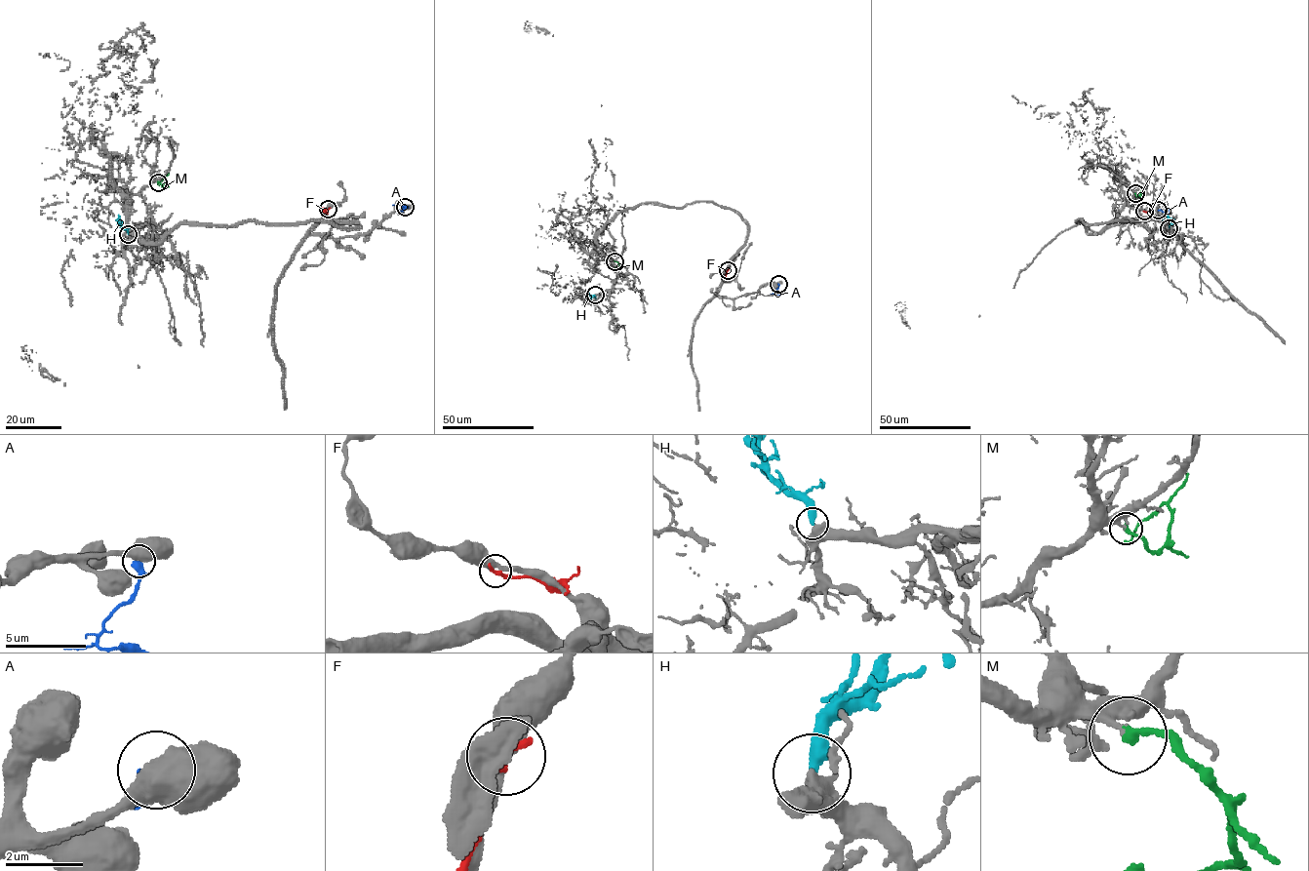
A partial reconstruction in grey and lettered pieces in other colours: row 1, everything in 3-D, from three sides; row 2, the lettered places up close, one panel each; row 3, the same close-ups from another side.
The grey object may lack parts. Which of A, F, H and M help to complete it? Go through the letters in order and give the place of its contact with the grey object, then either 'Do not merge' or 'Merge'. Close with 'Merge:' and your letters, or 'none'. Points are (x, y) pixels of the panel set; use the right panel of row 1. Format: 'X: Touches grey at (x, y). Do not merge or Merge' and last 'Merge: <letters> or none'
A: Touches grey at (1158, 210). Do not merge
F: Touches grey at (1144, 211). Do not merge
H: Touches grey at (1169, 228). Merge
M: Touches grey at (1135, 193). Merge
Merge: H, M

